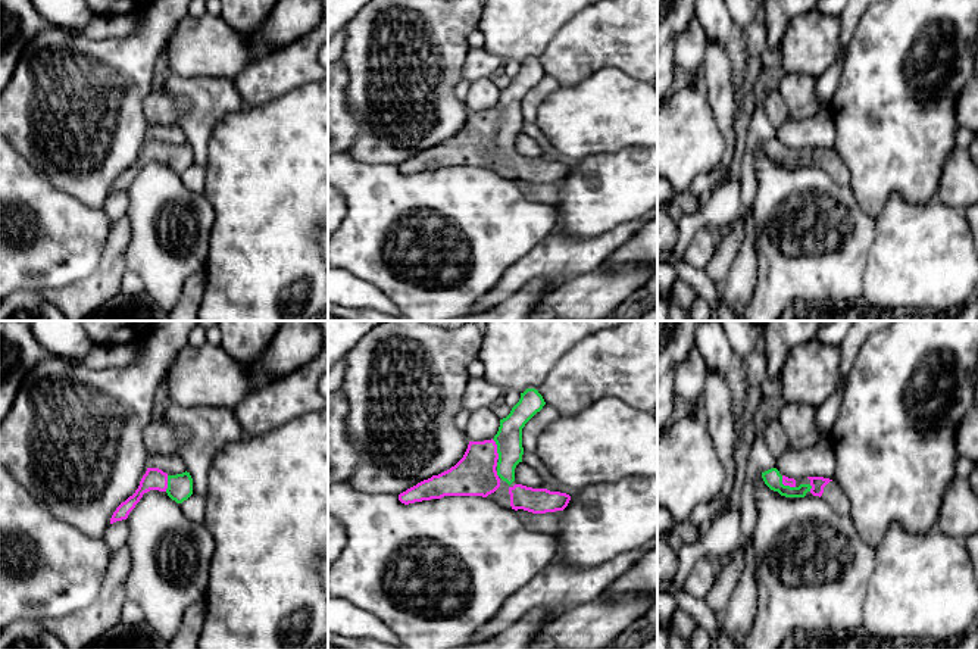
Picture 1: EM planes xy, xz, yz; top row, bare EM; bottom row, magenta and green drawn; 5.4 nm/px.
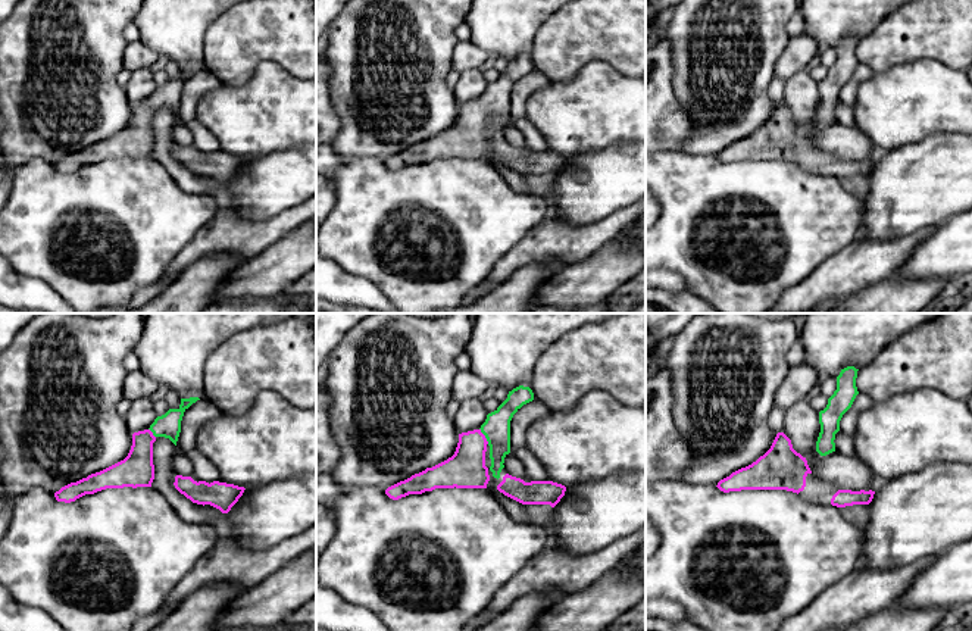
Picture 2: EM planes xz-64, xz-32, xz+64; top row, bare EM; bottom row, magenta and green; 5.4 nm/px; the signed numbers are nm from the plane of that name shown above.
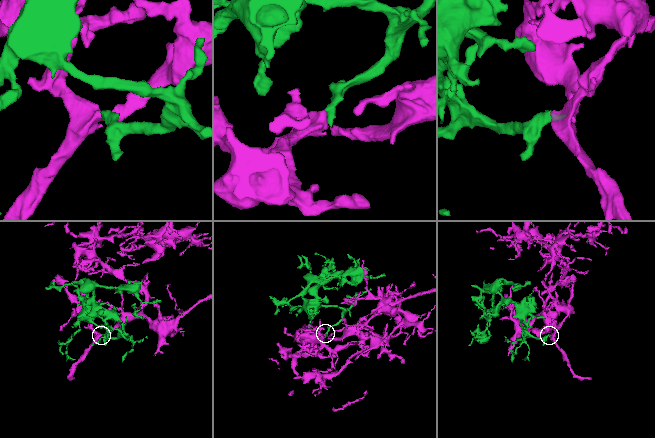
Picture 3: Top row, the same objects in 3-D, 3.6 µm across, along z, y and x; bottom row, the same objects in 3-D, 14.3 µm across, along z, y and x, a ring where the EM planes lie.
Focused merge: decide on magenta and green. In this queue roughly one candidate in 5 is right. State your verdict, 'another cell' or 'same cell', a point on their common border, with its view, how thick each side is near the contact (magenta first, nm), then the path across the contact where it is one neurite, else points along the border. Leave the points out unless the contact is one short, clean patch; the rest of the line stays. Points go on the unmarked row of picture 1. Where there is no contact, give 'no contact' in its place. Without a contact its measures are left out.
same cell | xz (496, 119) | 220/140 nm | across xz (475, 144), (477, 139), (496, 119), (509, 108)

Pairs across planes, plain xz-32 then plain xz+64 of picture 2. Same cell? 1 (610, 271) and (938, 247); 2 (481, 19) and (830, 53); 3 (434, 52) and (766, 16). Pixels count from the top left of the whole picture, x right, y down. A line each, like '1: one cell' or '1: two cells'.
1: two cells
2: two cells
3: one cell

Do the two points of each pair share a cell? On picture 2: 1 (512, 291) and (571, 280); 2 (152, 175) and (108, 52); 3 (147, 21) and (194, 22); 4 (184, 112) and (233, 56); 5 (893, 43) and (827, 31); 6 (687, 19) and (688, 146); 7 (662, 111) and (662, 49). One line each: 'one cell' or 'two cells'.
1: two cells
2: two cells
3: one cell
4: two cells
5: two cells
6: one cell
7: one cell

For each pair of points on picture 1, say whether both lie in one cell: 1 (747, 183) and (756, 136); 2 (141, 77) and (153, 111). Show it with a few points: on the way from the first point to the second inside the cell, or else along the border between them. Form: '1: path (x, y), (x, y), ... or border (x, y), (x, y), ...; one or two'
1: path (747, 171), (750, 147); one
2: border (155, 87), (143, 105), (146, 124); two

